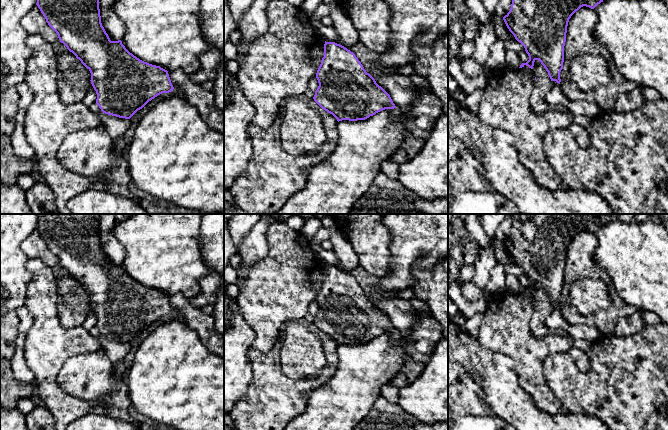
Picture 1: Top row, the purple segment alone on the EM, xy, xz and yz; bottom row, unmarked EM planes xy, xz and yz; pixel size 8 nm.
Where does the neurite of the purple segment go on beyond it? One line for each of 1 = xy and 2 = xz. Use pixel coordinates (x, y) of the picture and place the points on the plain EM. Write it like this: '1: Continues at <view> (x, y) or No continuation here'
1: No continuation here
2: No continuation here

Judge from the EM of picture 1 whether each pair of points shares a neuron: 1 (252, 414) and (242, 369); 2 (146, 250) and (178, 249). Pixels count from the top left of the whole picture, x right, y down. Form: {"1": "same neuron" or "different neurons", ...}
{"1": "different neurons", "2": "same neuron"}

